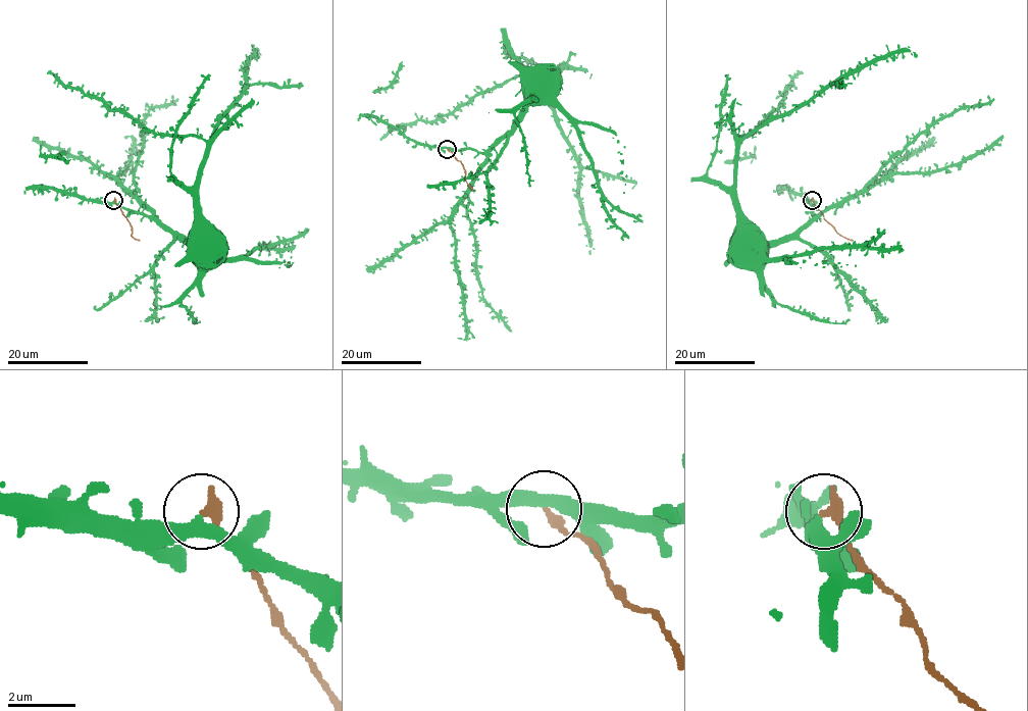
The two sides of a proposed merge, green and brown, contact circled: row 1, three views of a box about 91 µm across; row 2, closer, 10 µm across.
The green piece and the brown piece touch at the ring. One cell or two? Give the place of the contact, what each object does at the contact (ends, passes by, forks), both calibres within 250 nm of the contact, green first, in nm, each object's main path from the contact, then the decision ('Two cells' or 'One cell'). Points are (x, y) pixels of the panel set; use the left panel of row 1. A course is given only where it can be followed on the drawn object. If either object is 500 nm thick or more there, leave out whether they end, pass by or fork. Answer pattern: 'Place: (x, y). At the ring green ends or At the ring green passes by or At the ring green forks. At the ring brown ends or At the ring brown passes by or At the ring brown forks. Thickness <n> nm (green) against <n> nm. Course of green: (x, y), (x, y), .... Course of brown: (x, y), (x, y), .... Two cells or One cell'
Place: (113, 200). At the ring green passes by. At the ring brown ends. Thickness 360 nm (green) against 360 nm. Course of green: (113, 201), (135, 212), (154, 215), (186, 242), (200, 242), (201, 246). Course of brown: (113, 200), (127, 219), (132, 236), (140, 241). Two cells

